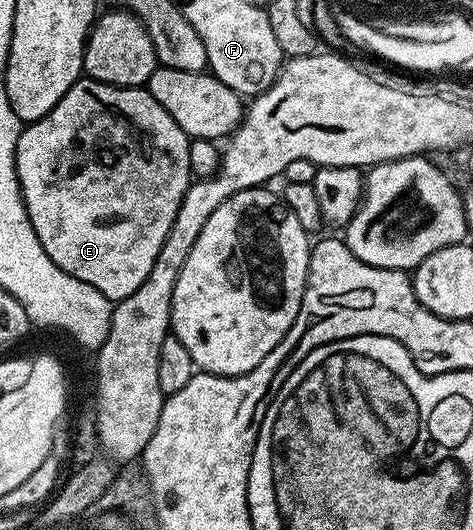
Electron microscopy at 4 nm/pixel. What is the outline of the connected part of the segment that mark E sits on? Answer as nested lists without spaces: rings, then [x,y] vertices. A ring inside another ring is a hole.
[[[81,78],[41,120],[33,120],[21,131],[16,147],[16,173],[20,189],[24,195],[24,205],[28,211],[30,222],[34,226],[34,234],[38,234],[38,242],[42,242],[42,250],[50,254],[50,262],[66,274],[78,278],[82,282],[90,282],[94,290],[98,290],[108,300],[119,302],[124,300],[138,286],[146,282],[146,274],[150,274],[150,266],[154,266],[154,258],[158,258],[158,250],[162,250],[162,242],[166,242],[166,234],[170,234],[170,226],[174,226],[174,218],[178,214],[178,206],[182,206],[182,198],[186,194],[193,179],[190,166],[190,150],[187,136],[170,118],[170,114],[148,93],[147,87],[119,88],[113,84],[103,84],[97,80]]]

